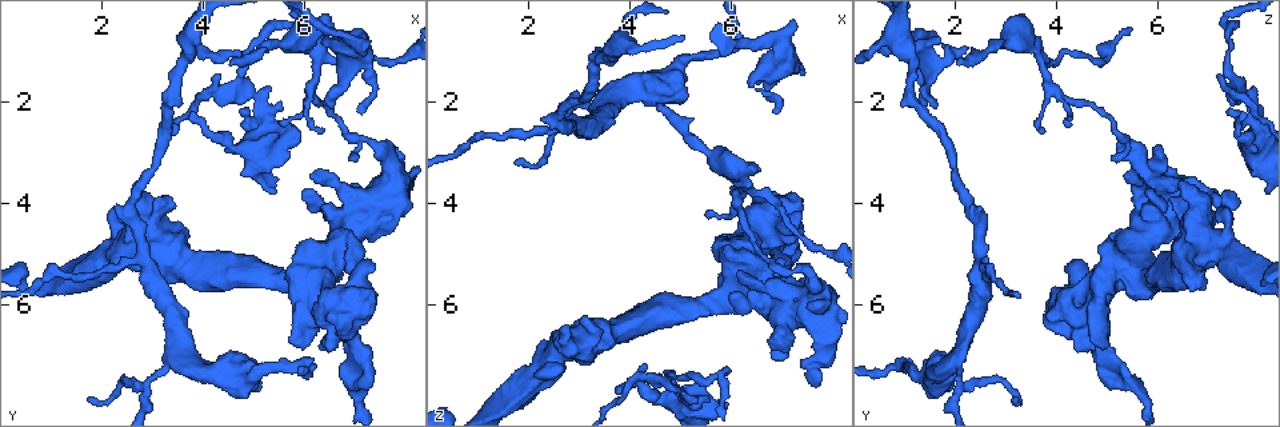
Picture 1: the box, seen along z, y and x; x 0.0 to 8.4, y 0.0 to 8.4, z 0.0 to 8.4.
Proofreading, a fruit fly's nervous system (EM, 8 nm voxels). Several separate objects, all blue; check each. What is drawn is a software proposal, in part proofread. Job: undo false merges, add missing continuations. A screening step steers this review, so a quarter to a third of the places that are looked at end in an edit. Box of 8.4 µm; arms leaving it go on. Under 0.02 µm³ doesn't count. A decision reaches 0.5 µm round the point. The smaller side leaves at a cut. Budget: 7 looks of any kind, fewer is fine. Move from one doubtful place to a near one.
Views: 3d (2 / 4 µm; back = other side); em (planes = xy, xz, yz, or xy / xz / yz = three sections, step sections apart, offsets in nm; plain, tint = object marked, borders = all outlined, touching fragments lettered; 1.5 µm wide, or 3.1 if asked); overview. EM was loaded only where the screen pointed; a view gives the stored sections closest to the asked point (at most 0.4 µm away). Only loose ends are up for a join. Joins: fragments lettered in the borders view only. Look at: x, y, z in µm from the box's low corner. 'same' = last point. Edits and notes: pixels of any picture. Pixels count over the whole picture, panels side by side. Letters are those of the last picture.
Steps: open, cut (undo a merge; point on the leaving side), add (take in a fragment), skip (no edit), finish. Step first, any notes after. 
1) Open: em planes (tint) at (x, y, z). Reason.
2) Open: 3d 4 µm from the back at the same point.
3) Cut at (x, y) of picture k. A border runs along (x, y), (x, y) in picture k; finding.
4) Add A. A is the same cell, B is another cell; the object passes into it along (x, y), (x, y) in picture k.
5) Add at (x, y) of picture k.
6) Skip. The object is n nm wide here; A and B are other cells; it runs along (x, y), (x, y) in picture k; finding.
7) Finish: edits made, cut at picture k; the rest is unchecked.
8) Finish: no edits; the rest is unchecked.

Open: em xz step 8 (tint) at (6.05, 0.80, 3.40). A fork.

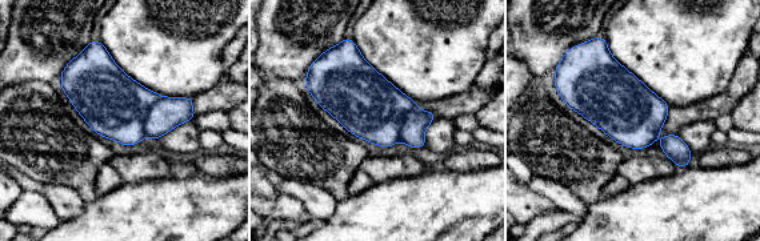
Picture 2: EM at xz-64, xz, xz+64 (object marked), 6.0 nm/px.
Open: em planes (borders) at the same point.

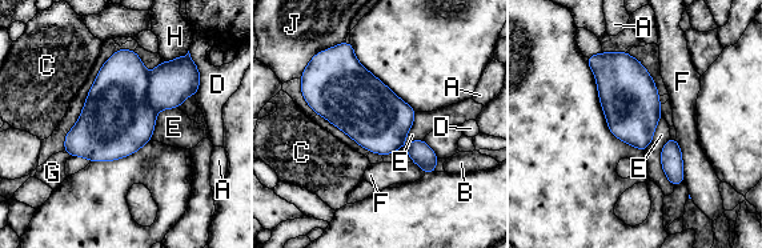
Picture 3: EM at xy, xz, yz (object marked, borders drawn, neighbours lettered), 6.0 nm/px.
Skip. A, B, C, D, E, F, G, H and J are other cells; a border runs along (670, 136), (661, 167), (674, 186) in picture 3; one neuron here.

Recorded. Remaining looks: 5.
Open: em planes (borders) at (4.50, 1.30, 2.10).

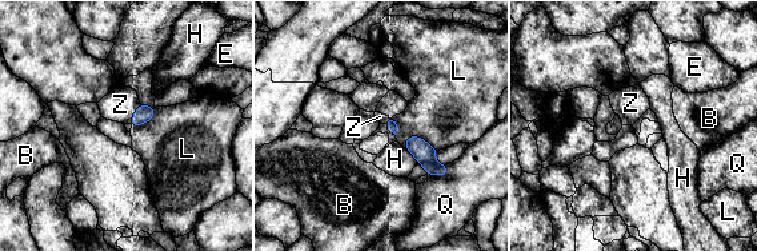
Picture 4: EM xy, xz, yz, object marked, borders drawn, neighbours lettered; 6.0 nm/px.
Add Z. Z is the same cell, B, E, H, L and Q are other cells; it goes on there.

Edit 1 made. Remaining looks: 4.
Finish: edits made, add at picture 4; the rest is unchecked.

